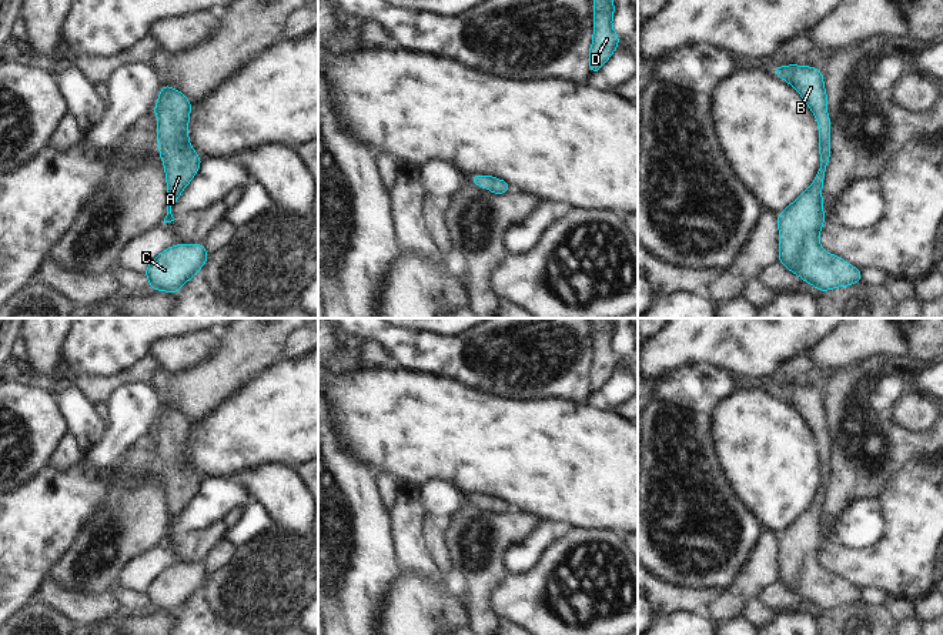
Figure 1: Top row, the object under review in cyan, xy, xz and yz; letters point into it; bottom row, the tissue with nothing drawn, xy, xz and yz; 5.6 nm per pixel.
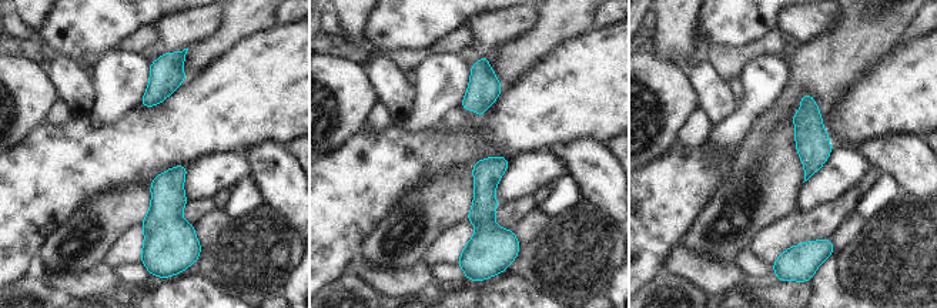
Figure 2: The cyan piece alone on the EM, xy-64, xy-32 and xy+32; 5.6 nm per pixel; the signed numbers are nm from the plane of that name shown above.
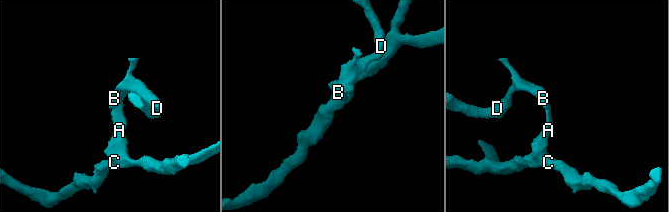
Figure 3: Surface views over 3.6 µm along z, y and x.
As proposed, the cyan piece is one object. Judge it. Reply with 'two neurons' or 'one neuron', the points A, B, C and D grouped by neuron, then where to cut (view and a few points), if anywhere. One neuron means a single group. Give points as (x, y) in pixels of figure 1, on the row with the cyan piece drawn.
one neuron; A B C D; no cut

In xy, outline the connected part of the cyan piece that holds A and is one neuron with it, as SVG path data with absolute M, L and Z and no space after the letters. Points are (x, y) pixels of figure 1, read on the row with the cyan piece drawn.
M167 84L163 86L154 108L154 114L160 118L157 124L158 151L167 177L167 215L163 223L175 220L171 205L201 164L201 158L188 143L187 126L191 108L193 106L183 93Z

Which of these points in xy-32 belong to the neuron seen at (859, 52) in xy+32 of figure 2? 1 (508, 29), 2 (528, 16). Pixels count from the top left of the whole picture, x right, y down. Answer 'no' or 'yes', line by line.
1: no
2: no

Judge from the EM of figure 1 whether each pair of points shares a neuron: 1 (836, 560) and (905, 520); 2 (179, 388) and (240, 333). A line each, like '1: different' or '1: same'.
1: same
2: same

